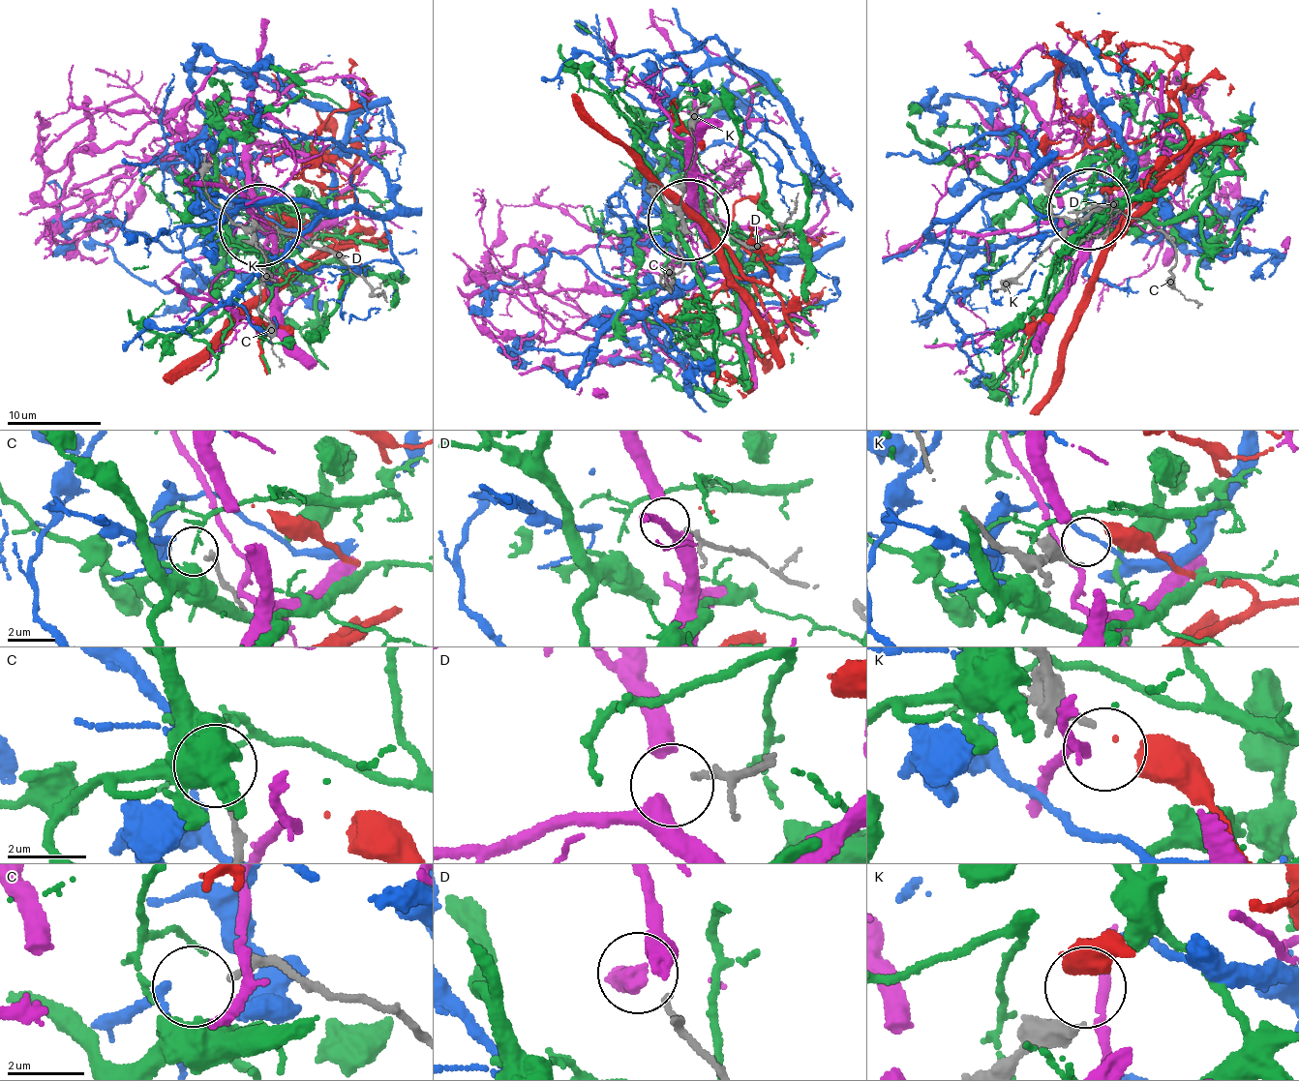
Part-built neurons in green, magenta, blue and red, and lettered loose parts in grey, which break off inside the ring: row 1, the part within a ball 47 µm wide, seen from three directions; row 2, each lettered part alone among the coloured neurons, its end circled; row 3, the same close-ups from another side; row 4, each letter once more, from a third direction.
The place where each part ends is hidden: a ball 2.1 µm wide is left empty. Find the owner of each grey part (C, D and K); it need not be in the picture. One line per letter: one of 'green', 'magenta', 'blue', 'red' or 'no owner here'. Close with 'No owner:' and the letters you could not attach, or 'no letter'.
C: no owner here
D: no owner here
K: red
No owner: C, D

